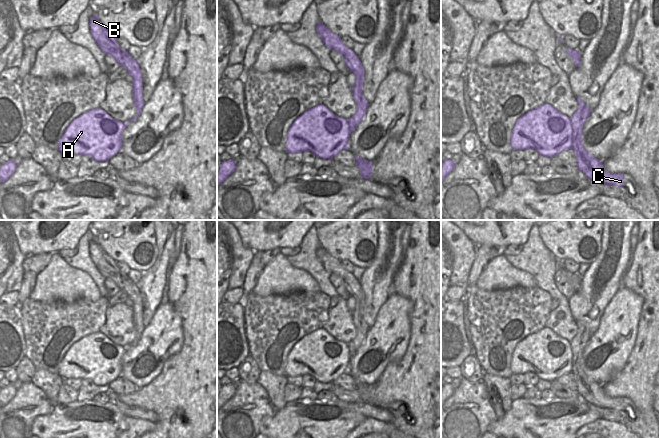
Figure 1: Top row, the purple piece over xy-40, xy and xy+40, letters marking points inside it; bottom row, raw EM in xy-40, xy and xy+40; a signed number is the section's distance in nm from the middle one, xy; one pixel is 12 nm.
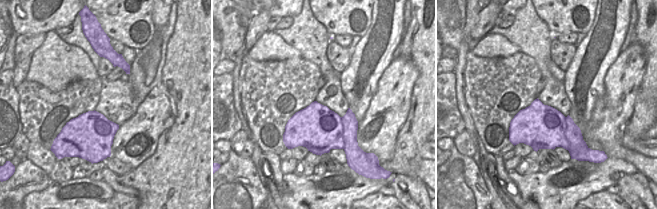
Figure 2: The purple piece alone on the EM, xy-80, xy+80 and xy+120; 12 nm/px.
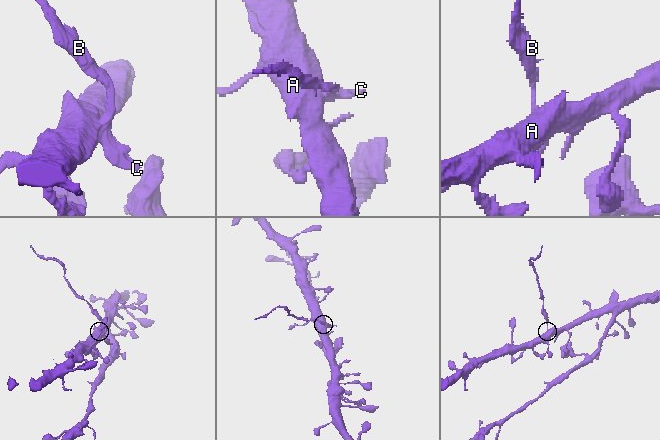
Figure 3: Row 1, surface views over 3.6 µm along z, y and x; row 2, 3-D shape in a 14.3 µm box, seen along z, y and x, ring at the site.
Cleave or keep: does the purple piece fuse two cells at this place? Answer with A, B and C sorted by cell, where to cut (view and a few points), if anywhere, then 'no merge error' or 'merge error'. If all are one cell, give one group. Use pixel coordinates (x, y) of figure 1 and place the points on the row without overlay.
A / B C; cut in xy+40 along (570, 342), (573, 354), (572, 372); merge error

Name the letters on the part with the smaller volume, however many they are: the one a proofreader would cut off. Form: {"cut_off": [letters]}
{"cut_off": ["B", "C"]}

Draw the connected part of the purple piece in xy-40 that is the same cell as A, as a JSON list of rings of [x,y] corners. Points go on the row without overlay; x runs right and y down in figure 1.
[[[100,331],[75,342],[59,364],[63,379],[90,379],[96,386],[104,386],[122,372],[122,356],[126,348],[117,345]]]

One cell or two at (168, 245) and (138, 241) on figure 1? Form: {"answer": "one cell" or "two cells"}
{"answer": "two cells"}

